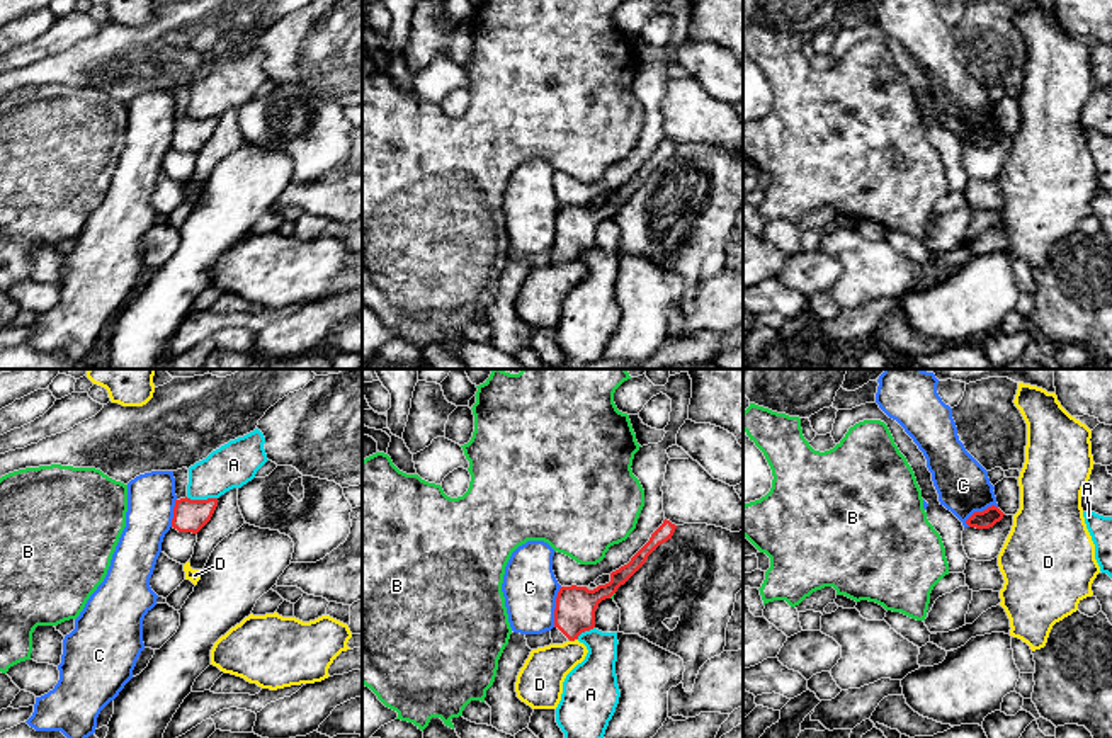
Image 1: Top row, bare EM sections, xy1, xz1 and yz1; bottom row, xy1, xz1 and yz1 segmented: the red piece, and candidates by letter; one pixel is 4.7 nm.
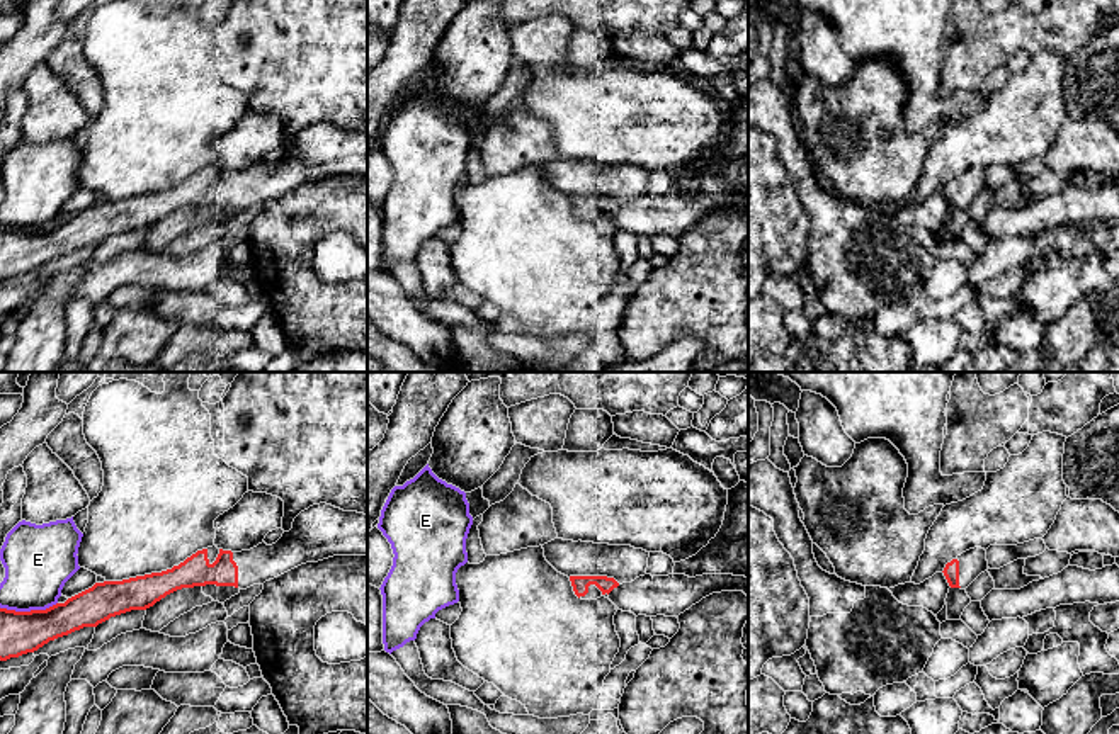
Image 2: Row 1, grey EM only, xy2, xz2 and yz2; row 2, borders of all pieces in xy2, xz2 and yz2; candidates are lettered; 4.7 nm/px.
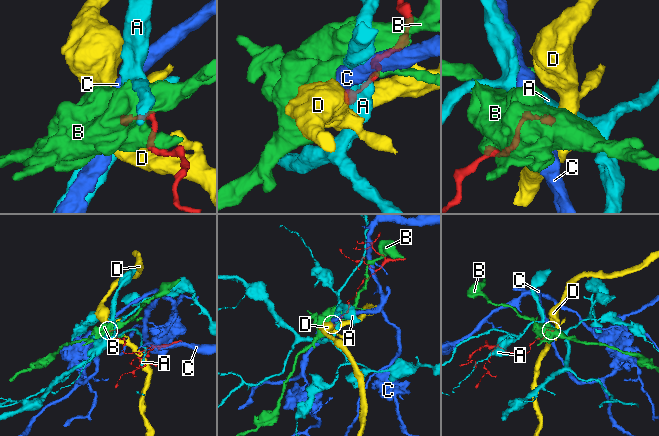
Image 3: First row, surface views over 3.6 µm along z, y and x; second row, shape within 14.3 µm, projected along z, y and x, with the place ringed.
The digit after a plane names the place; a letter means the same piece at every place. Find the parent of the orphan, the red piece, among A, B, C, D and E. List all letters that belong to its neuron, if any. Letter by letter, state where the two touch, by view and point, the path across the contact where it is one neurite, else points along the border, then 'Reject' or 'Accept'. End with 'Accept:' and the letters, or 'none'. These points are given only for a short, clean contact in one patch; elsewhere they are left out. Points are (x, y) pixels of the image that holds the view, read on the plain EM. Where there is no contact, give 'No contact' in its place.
A: Touches red at xy1 (201, 119). Boundary: xy1 (186, 116), (216, 118). Reject
B: Touches red at xz1 (611, 215). Reject
C: Touches red at xz1 (556, 227). Boundary: xz1 (561, 206), (556, 216), (553, 245). Reject
D: Touches red at xz1 (573, 259). Boundary: xz1 (577, 257), (570, 261). Reject
E: Touches red at xy2 (28, 231). Reject
Accept: none

